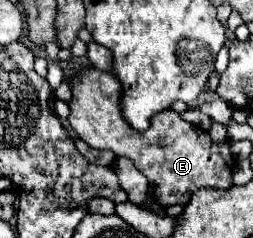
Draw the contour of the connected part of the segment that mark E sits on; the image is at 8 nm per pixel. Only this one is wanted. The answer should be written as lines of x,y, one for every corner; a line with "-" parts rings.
97,67
79,69
71,77
71,101
69,105
69,125
73,131
95,149
109,149
117,157
129,157
135,167
155,185
153,199
159,207
185,205
191,199
191,193
209,187
209,189
227,189
231,187
233,173
233,157
229,153
229,143
221,145
209,139
209,133
183,121
175,111
163,111
153,117
153,125
145,135
135,135
123,119
121,119
121,87
113,73
101,71

